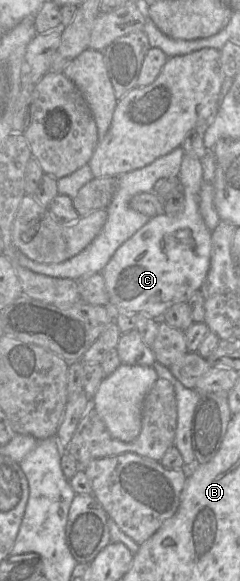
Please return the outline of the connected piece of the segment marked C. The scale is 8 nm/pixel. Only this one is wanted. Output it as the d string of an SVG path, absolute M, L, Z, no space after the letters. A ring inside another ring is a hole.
M185 154L183 156L180 173L179 173L179 180L180 180L180 187L184 194L185 206L183 211L178 214L177 216L168 216L165 213L159 213L150 218L147 224L145 224L141 229L139 229L131 238L129 238L126 242L124 242L113 254L107 265L101 271L101 274L104 277L105 285L107 292L110 298L110 309L114 311L114 313L118 312L139 312L145 314L149 317L154 319L162 319L163 314L174 304L187 302L191 295L196 290L200 290L203 281L205 280L207 273L210 268L210 259L211 259L211 250L212 250L212 243L211 243L211 235L212 231L206 226L204 219L201 215L200 208L199 208L199 196L200 190L202 186L202 179L203 179L203 167L200 162L200 159L191 156L189 154ZM181 230L188 230L189 231L189 239L187 242L181 242L176 238L176 233Z

